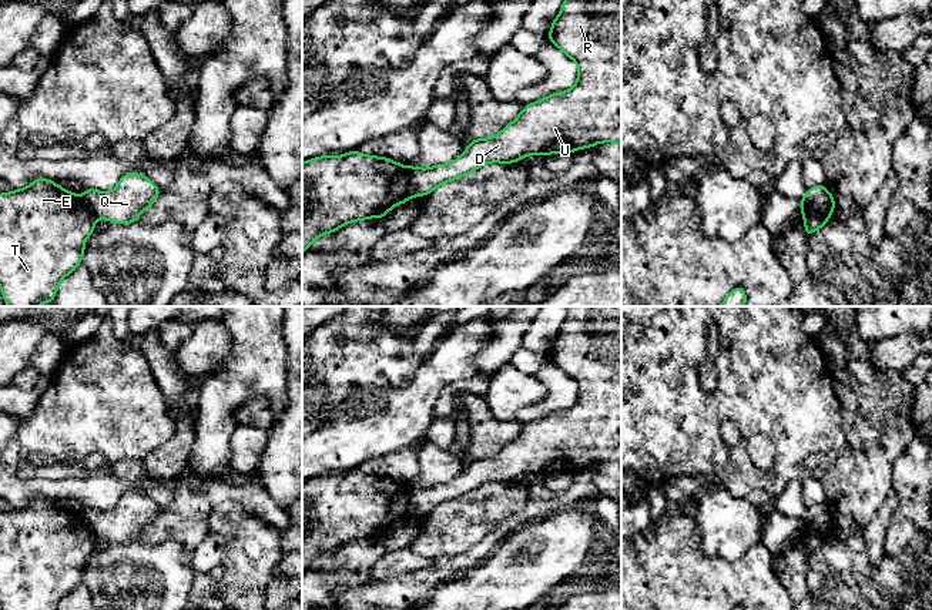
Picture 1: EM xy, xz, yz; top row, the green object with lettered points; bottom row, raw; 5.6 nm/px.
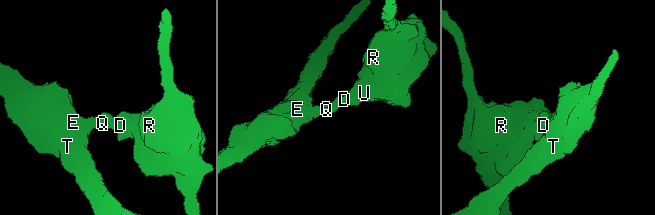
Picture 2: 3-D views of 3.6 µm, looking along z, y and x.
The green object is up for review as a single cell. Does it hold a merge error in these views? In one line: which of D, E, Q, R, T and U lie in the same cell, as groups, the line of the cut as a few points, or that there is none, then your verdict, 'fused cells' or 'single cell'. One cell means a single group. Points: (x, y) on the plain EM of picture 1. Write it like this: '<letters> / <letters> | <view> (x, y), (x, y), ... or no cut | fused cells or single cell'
D Q R U / E T | xz (409, 486), (408, 518) | fused cells

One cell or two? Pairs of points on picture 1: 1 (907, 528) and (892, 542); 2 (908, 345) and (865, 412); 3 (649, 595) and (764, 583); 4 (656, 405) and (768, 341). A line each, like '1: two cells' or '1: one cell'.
1: one cell
2: two cells
3: one cell
4: one cell

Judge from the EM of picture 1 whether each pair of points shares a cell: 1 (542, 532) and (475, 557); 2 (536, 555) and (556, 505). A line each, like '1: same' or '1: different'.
1: different
2: different

